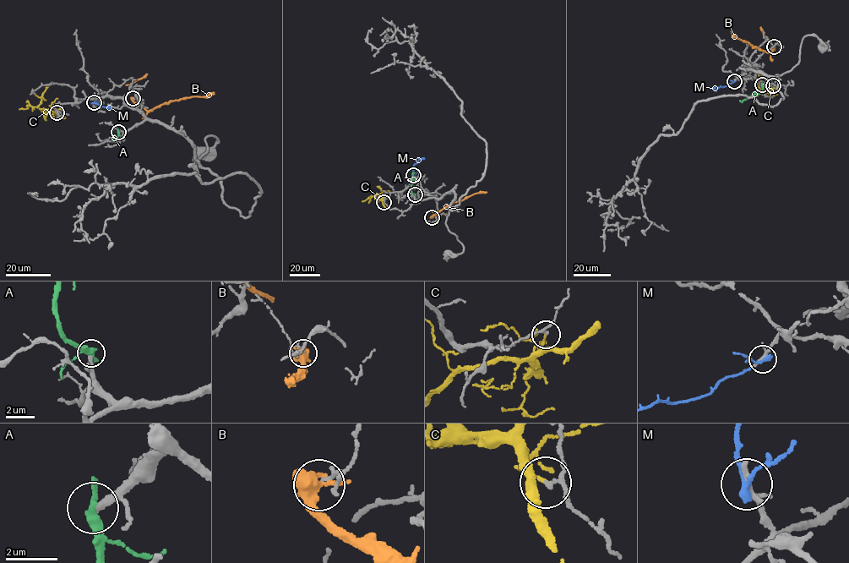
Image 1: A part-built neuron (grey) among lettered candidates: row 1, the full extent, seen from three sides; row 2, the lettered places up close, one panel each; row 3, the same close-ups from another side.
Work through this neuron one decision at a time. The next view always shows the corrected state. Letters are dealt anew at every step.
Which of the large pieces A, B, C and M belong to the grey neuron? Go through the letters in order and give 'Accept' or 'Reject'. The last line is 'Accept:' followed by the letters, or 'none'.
A: Accept
B: Reject
C: Reject
M: Reject
Accept: A

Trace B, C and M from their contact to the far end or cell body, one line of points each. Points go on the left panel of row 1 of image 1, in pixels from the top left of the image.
B: (133, 98), (148, 111), (171, 101), (214, 94)
C: (57, 112), (46, 114), (38, 107), (42, 94), (50, 84)
M: (94, 102), (91, 103), (111, 109)

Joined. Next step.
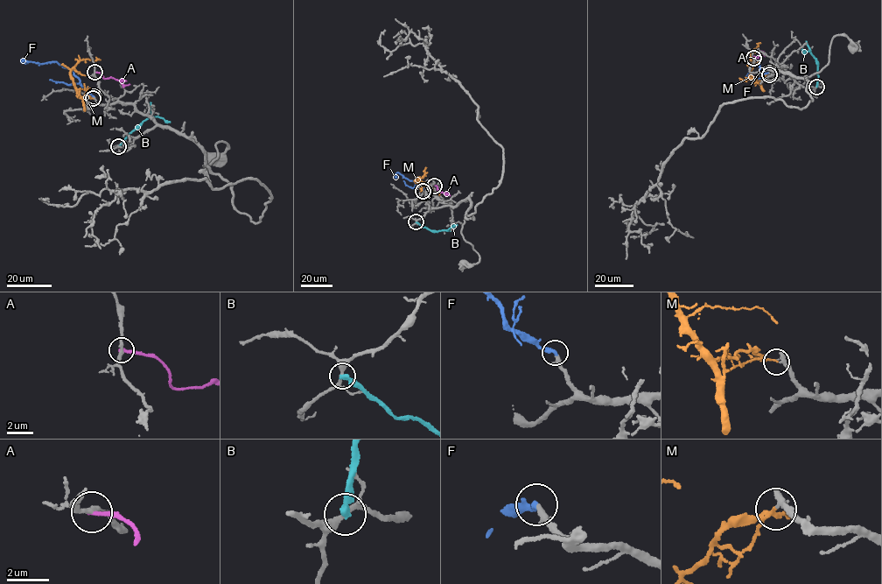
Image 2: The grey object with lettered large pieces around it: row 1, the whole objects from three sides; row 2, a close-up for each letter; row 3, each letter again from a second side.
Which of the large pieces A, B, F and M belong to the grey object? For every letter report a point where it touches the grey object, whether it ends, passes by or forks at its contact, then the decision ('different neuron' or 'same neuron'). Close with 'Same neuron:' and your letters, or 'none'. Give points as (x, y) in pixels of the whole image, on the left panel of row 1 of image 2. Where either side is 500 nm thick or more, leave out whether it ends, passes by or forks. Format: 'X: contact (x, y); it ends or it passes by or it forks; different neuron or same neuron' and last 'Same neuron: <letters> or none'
A: contact (94, 72); it ends; different neuron
B: contact (118, 146); it ends; different neuron
F: contact (94, 96); it ends; same neuron
M: contact (93, 98); it ends; different neuron
Same neuron: F

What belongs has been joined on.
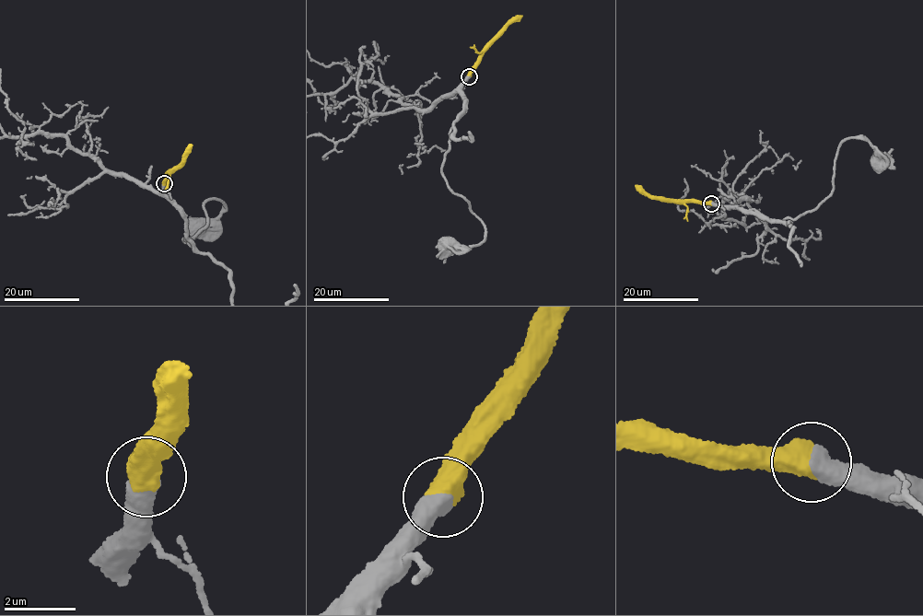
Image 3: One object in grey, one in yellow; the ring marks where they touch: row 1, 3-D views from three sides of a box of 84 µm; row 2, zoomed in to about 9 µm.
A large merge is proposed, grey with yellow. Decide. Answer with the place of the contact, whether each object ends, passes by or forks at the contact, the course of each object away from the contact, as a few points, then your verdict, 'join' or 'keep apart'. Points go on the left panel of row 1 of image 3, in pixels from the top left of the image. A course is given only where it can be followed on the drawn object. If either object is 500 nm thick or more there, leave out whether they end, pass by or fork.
(164, 183) | grey via (164, 183), (186, 220), (190, 246), (182, 239), (206, 225), (204, 203), (211, 199), (226, 205), (196, 226) | yellow via (164, 183), (166, 176), (185, 158), (192, 145) | join

